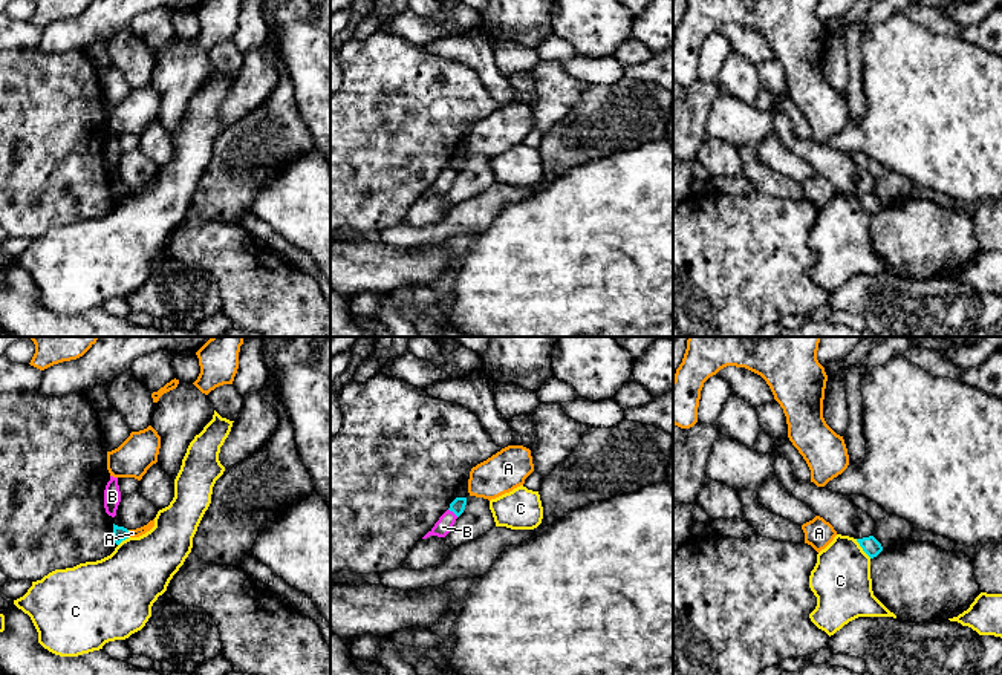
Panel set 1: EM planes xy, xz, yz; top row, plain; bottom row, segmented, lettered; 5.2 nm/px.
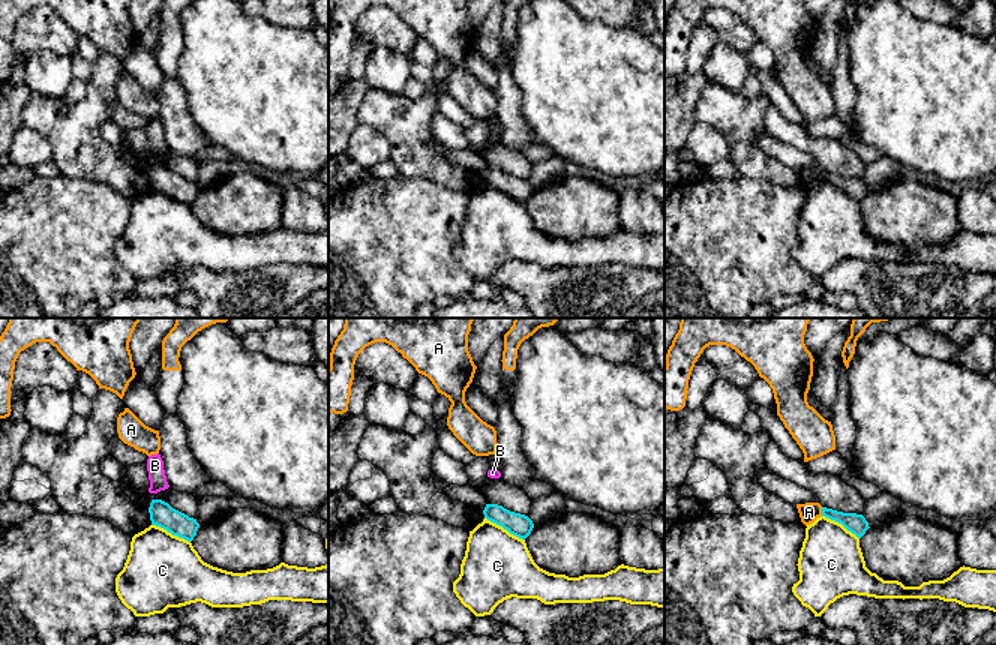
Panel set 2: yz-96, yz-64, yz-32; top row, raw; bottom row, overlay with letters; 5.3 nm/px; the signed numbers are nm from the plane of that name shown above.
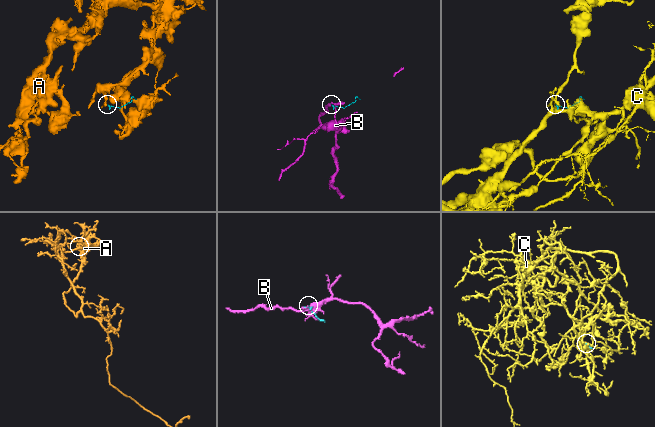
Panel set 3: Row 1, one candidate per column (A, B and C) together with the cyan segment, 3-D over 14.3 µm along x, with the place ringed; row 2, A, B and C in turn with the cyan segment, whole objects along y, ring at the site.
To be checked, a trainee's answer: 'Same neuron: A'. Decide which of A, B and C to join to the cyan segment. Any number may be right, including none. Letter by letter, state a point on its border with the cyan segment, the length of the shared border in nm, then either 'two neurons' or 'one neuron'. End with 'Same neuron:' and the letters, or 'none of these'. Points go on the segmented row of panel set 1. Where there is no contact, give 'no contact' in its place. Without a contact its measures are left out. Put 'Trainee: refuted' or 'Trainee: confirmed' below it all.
A: xy (127, 533) | 40 nm | two neurons
B: xz (453, 511) | 70 nm | two neurons
C: yz (862, 547) | 130 nm | two neurons
Same neuron: none of these
Trainee: refuted

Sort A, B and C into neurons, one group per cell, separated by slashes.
A / B / C

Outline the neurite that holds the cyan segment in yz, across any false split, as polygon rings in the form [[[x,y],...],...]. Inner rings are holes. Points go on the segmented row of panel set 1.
[[[873,536],[857,539],[857,542],[860,543],[860,546],[863,548],[863,551],[870,559],[877,557],[883,551],[881,543]]]

